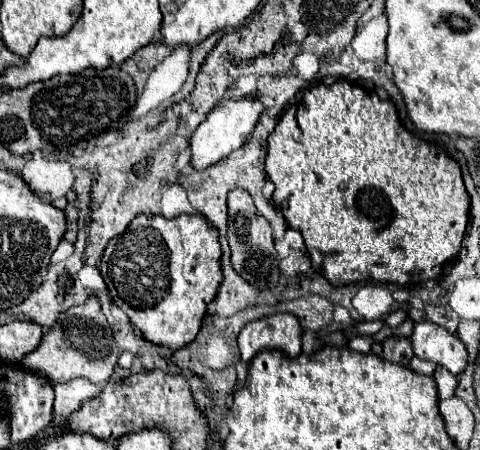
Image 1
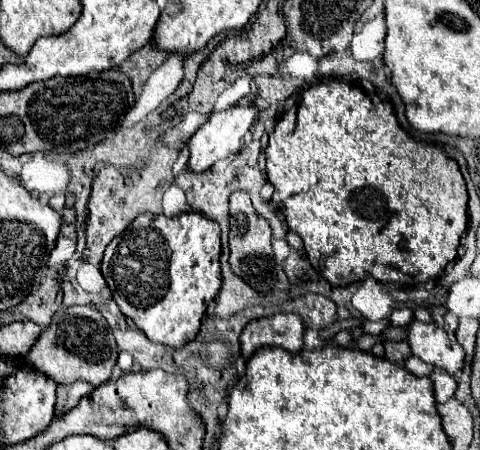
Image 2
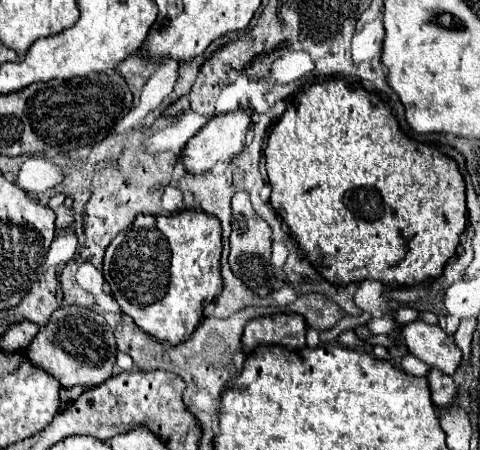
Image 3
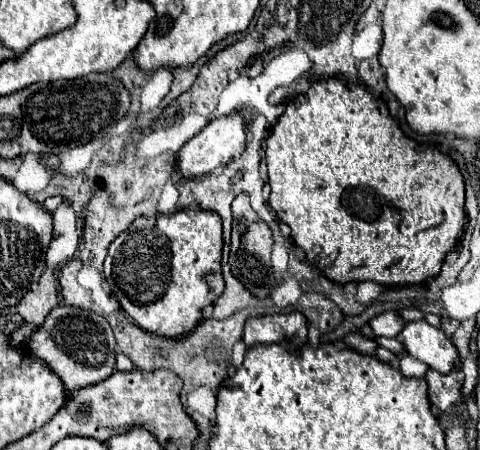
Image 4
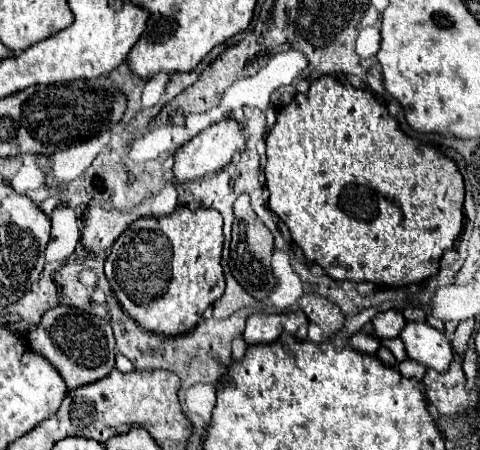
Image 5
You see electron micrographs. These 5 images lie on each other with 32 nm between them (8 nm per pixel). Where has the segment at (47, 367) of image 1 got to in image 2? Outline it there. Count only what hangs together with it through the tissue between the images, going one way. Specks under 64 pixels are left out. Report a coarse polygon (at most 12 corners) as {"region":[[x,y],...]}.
{"region":[[94,304],[58,312],[24,364],[102,386],[118,358]]}

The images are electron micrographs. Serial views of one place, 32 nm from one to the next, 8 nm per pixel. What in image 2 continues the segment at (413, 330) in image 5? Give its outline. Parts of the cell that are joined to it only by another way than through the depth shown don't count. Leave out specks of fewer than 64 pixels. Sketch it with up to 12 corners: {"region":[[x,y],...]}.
{"region":[[432,322],[410,324],[408,344],[420,360],[456,374],[464,348]]}

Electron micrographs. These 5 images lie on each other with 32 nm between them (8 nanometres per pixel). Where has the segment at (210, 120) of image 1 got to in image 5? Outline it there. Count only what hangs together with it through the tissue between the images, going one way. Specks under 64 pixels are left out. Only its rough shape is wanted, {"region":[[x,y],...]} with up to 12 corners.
{"region":[[234,118],[210,124],[174,154],[178,182],[214,174],[244,150]]}

